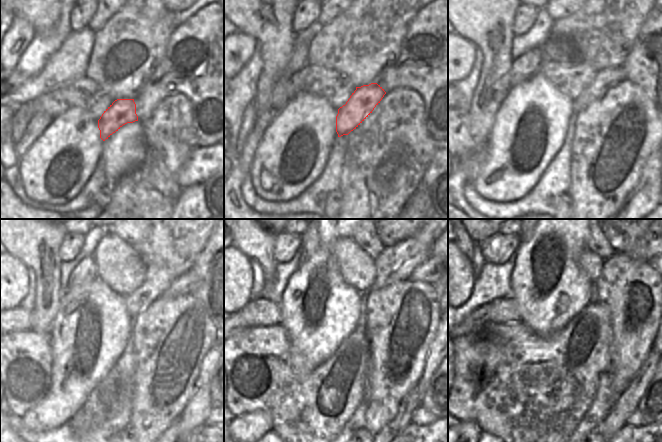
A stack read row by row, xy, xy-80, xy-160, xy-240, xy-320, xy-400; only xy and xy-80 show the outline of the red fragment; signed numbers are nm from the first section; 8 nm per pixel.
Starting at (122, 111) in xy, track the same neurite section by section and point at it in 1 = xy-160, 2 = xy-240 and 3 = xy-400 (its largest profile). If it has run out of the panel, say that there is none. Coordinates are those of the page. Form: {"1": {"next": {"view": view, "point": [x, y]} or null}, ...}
{"1": {"next": {"view": "xy-160", "point": [608, 78]}}, "2": {"next": {"view": "xy-240", "point": [183, 285]}}, "3": {"next": {"view": "xy-400", "point": [651, 262]}}}

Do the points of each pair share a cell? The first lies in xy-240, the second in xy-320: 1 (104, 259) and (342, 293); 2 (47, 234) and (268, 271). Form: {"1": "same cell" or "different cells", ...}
{"1": "different cells", "2": "same cell"}

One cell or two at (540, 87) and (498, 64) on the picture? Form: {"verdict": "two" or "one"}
{"verdict": "two"}

